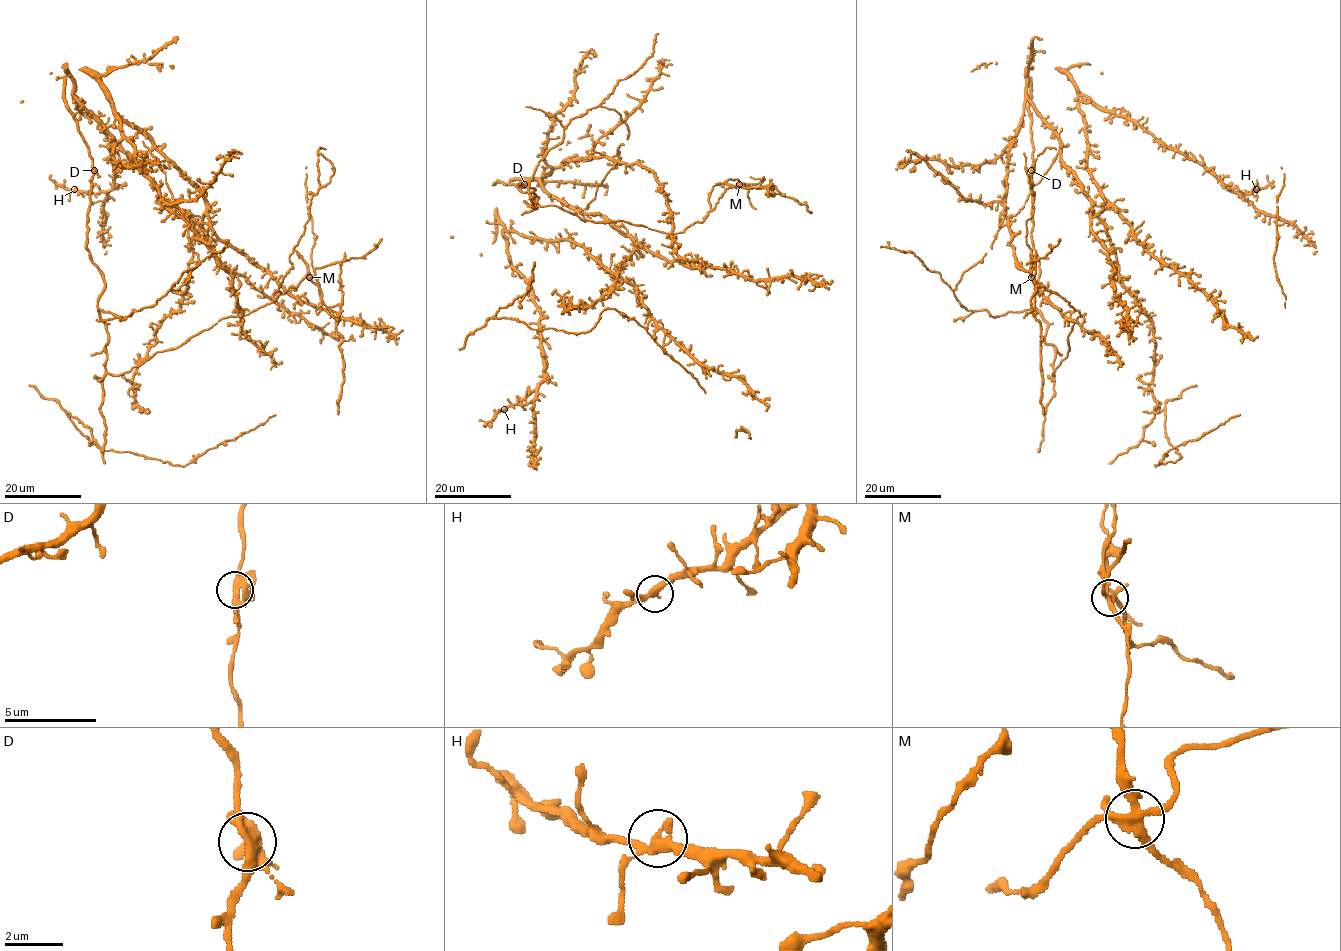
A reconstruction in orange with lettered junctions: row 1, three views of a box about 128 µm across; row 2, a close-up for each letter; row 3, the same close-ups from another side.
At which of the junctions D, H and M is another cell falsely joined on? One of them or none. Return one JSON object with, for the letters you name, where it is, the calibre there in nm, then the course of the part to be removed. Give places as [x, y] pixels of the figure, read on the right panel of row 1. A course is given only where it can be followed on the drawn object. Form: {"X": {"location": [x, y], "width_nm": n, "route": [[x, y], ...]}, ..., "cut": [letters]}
{"M": {"location": [1031, 277], "width_nm": 280, "route": [[1032, 277], [1036, 290], [1036, 319], [1040, 326], [1041, 338], [1042, 414]]}, "cut": ["M"]}

